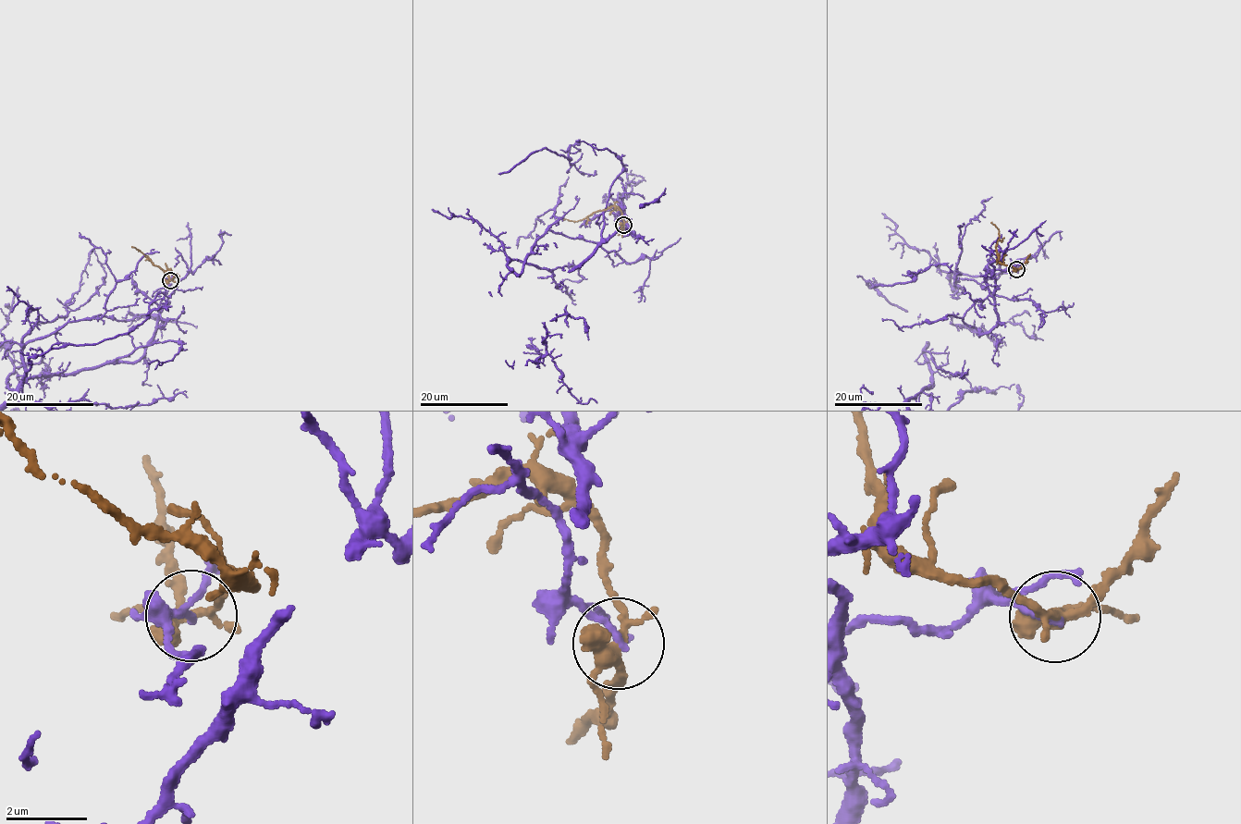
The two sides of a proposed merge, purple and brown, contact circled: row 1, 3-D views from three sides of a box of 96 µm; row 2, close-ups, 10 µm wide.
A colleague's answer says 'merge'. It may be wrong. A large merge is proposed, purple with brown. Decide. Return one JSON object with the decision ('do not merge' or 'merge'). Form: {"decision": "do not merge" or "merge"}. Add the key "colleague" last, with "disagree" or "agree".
{"decision": "do not merge", "colleague": "disagree"}

